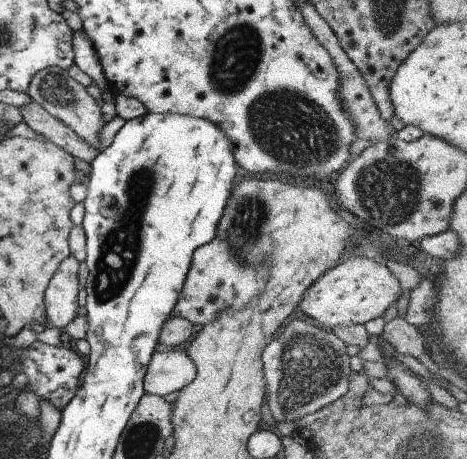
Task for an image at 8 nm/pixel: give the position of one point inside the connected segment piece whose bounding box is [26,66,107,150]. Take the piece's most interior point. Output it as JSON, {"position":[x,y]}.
{"position":[67,100]}

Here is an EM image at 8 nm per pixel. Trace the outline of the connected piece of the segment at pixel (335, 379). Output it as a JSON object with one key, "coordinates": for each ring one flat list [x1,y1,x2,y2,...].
{"coordinates":[[295,319,264,348,261,360,266,378,266,402,276,422,296,420,317,413,342,398,349,388,350,356,346,344,332,331]]}

